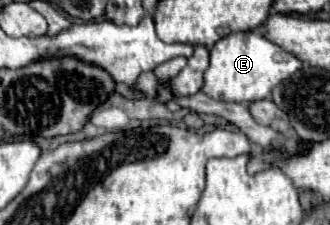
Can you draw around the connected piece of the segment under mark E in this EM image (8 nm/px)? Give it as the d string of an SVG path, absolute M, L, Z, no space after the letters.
M232 32L218 40L210 50L210 66L204 72L202 92L210 98L224 102L242 102L250 104L262 98L268 98L274 86L292 76L302 68L302 62L280 46L272 44L268 38L258 36L256 32Z

